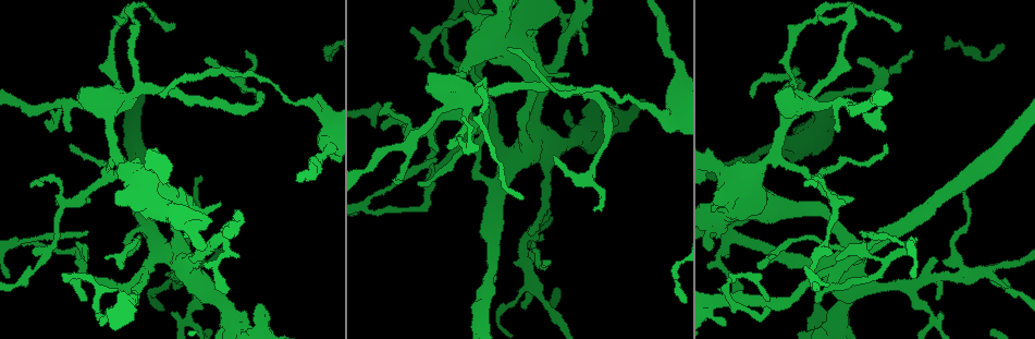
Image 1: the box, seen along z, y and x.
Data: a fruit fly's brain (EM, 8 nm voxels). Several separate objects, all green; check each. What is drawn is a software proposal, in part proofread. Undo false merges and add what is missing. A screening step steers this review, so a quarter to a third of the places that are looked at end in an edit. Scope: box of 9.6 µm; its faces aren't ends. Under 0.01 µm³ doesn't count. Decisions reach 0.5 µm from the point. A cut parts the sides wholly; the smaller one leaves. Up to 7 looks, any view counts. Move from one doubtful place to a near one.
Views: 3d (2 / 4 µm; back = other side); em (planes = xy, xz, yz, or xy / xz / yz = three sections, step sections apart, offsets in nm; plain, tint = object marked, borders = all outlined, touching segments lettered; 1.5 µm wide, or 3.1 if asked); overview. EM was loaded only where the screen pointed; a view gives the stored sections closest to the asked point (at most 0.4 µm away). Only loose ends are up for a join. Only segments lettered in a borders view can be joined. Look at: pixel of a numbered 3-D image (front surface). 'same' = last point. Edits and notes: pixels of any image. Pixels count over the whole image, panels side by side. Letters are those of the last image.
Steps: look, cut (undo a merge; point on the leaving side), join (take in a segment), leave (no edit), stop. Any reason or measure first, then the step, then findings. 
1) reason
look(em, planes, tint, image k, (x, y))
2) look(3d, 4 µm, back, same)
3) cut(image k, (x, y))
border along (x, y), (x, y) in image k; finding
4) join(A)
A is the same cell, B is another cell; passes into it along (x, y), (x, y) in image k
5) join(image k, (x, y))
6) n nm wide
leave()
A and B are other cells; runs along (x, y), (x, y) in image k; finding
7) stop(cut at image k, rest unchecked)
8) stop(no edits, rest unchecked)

an open end
look(em, xy, step 4, borders, image 1, (852, 199))

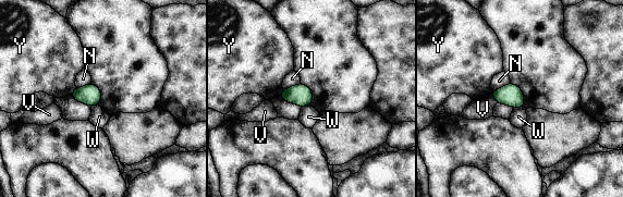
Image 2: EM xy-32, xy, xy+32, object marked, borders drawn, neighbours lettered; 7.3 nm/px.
look(em, planes, borders, same)

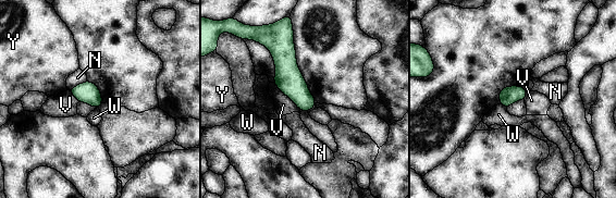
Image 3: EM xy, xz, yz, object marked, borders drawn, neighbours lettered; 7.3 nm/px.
leave()
N, V, W and Y are other cells; border along (274, 82), (299, 109), (307, 112) in image 3; no lettered segment goes on from it

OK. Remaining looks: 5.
three-way junction
look(3d, 4 µm, image 1, (60, 103))

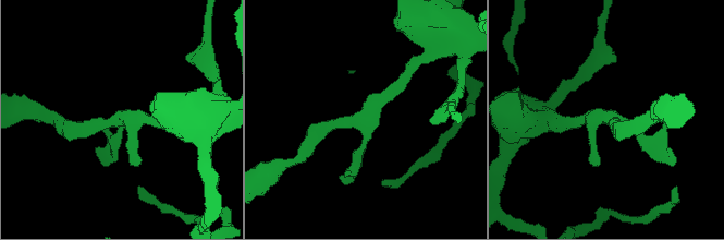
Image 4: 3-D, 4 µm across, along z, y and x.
look(em, xz, step 4, tint, image 4, (610, 120))

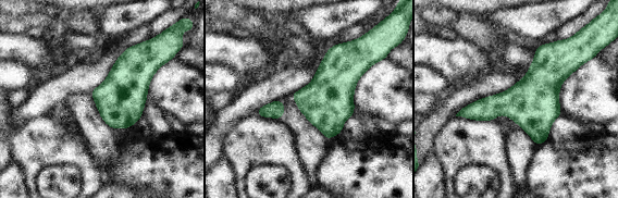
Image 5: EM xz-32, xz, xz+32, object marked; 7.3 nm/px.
look(em, planes, borders, same)

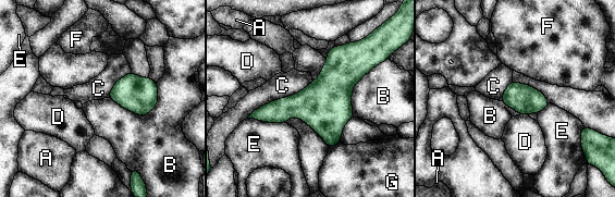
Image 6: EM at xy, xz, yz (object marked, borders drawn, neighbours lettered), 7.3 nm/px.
220 nm wide
leave()
A, B, C, D, E, F and G are other cells; border along (314, 81), (247, 118) in image 6; all the same neuron

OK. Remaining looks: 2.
free end
look(3d, 2 µm, image 1, (668, 131))

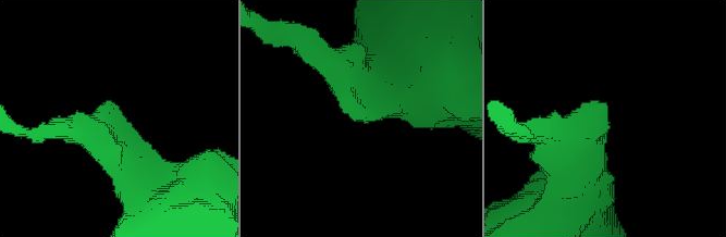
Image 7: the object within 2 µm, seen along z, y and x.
arms of 220, 300 nm
look(em, xy, step 4, borders, image 7, (603, 110))

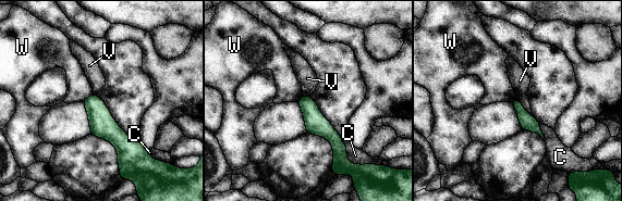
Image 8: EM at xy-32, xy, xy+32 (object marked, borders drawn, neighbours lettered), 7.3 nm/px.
leave()
C, V and W are other cells; runs along (93, 98), (124, 145), (124, 164) in image 8; no lettered segment goes on from it

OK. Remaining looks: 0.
stop(no edits, rest unchecked)

